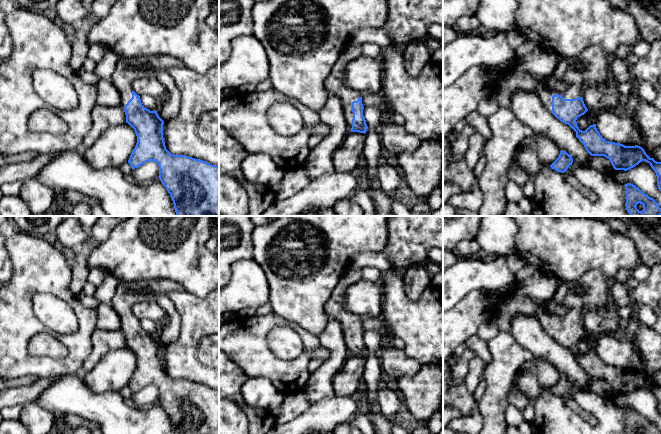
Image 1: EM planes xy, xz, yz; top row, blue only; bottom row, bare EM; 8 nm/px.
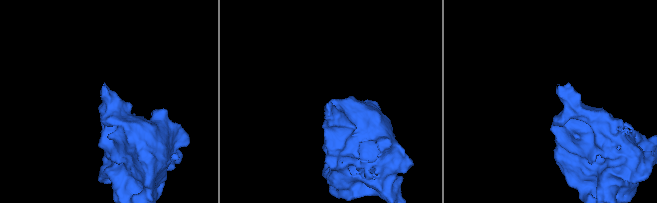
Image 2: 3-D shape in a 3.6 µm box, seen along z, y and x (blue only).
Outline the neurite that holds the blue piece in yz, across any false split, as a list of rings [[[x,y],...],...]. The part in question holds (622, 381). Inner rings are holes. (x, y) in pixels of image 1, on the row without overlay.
[[[592,269],[574,281],[559,285],[549,301],[512,293],[501,299],[497,314],[492,320],[499,330],[511,332],[511,320],[514,316],[537,318],[546,333],[576,356],[576,361],[591,380],[604,380],[610,384],[615,394],[624,395],[645,385],[655,395],[657,410],[661,415],[661,386],[650,382],[642,371],[606,365],[597,354],[596,348],[590,349],[585,355],[580,354],[577,349],[577,342],[588,335],[582,322],[584,311],[589,308],[599,311],[609,309],[609,283],[603,272]],[[549,302],[563,305],[567,309],[566,313],[562,316],[553,315],[547,308]]]

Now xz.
[[[362,269],[346,271],[325,304],[325,313],[340,323],[348,354],[365,358],[368,350],[363,340],[362,318],[344,307],[347,289],[360,280],[362,280]]]

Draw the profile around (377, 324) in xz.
[[[381,316],[362,319],[362,328],[364,332],[368,330],[377,331],[382,338],[383,344],[386,344],[391,338],[390,331]]]

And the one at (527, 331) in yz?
[[[516,315],[511,320],[511,334],[516,342],[534,355],[536,360],[553,364],[561,375],[566,375],[581,392],[593,392],[588,388],[592,381],[576,361],[576,356],[557,343],[535,317]]]

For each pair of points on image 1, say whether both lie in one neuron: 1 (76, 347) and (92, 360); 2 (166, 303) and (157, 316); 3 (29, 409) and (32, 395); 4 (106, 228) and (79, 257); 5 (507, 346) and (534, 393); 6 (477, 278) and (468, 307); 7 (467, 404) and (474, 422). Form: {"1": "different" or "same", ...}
{"1": "different", "2": "different", "3": "different", "4": "same", "5": "different", "6": "different", "7": "different"}

